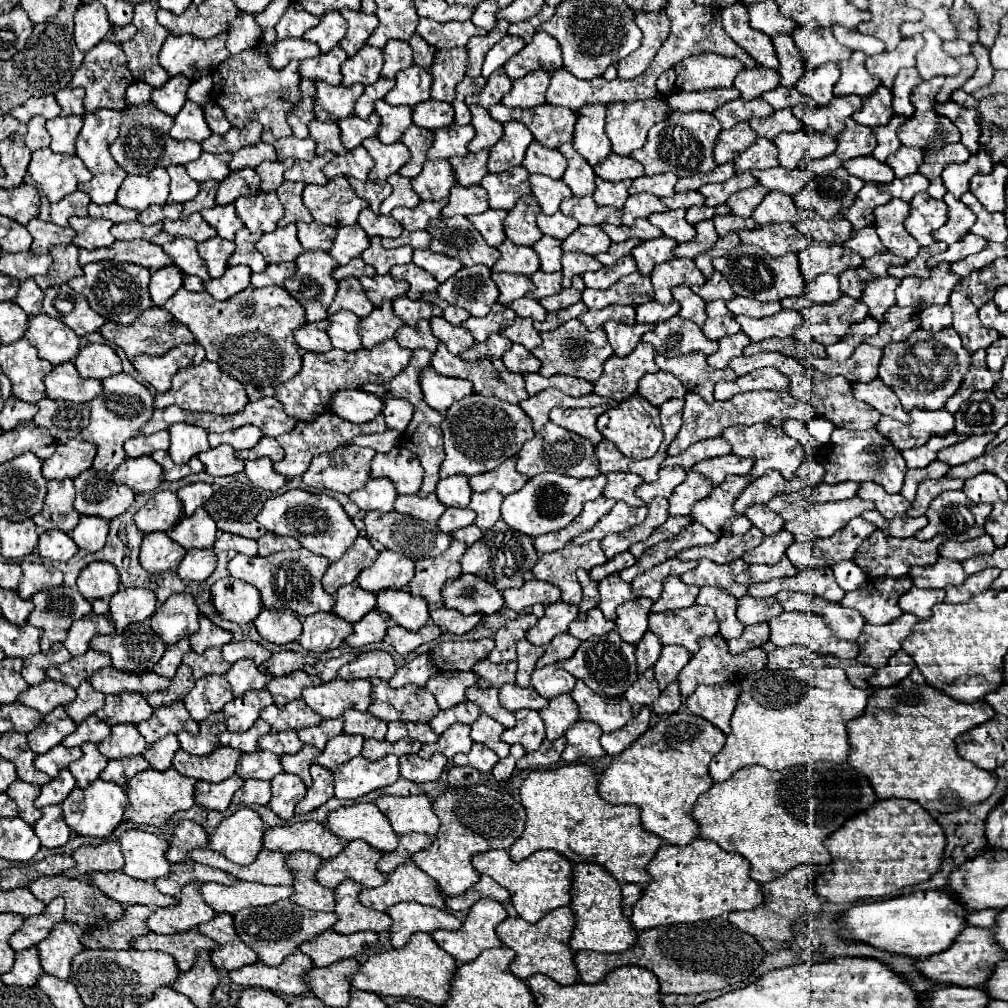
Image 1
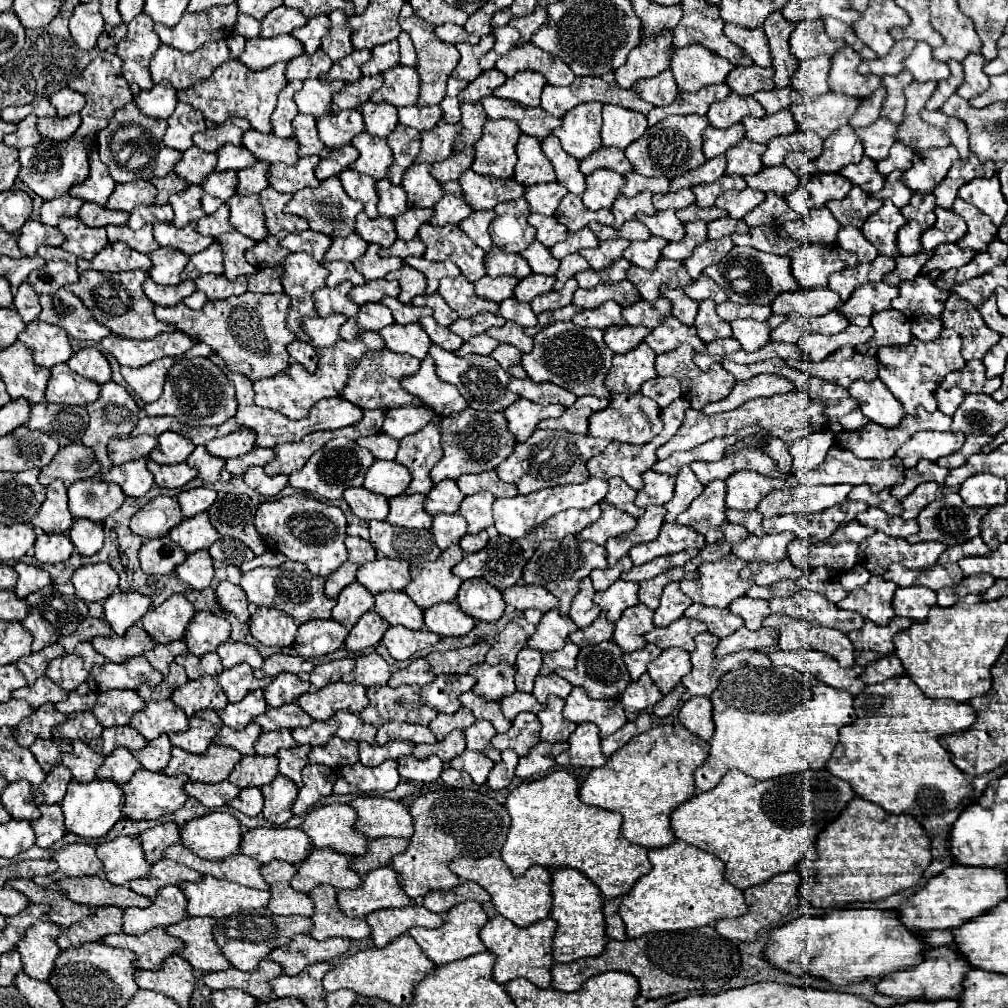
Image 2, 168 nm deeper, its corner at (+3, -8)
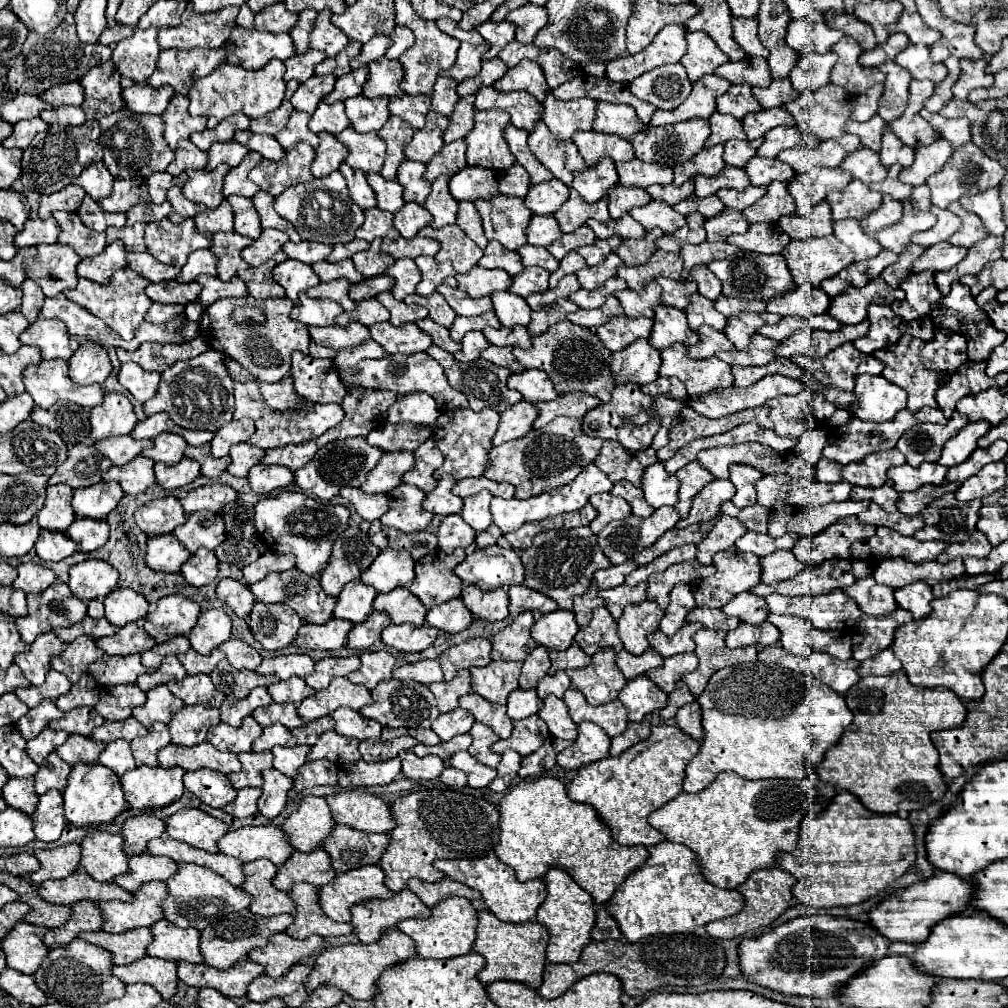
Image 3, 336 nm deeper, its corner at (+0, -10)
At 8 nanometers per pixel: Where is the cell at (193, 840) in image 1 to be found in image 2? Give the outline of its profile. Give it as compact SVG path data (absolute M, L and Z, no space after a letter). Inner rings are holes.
M163 822L139 834L141 848L145 850L145 860L155 862L163 858L163 850L175 842L179 842L179 826L173 822Z

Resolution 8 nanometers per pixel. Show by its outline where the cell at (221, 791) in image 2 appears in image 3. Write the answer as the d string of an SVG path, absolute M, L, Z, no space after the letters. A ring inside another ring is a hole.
M208 768L186 772L184 786L186 790L190 790L194 796L198 796L204 804L212 808L224 808L236 798L236 788L230 786L228 778L222 772L208 770Z

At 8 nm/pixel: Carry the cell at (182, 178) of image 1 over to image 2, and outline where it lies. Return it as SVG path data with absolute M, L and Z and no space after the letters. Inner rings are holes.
M169 172L163 178L153 178L151 184L157 188L157 196L155 196L155 204L167 204L169 196L175 192L181 192L187 188L187 182L179 176L175 176L175 172Z

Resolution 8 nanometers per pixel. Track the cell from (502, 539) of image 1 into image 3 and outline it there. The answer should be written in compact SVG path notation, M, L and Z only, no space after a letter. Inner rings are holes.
M498 544L468 554L454 572L464 584L476 584L482 590L508 588L524 580L520 556L512 548L500 548Z

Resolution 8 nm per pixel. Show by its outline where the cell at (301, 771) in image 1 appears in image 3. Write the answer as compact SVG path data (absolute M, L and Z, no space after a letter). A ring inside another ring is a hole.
M276 746L272 750L272 754L274 754L274 768L280 770L284 776L296 780L298 778L298 768L306 762L308 750L310 750L310 746L294 746L294 748Z

